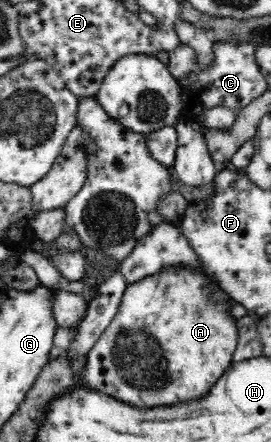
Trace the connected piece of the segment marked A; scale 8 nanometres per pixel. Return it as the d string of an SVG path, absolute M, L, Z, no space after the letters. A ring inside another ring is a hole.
M169 265L125 287L115 317L85 356L84 387L111 396L132 408L174 406L205 397L230 368L238 344L238 325L230 314L231 299L208 270Z

